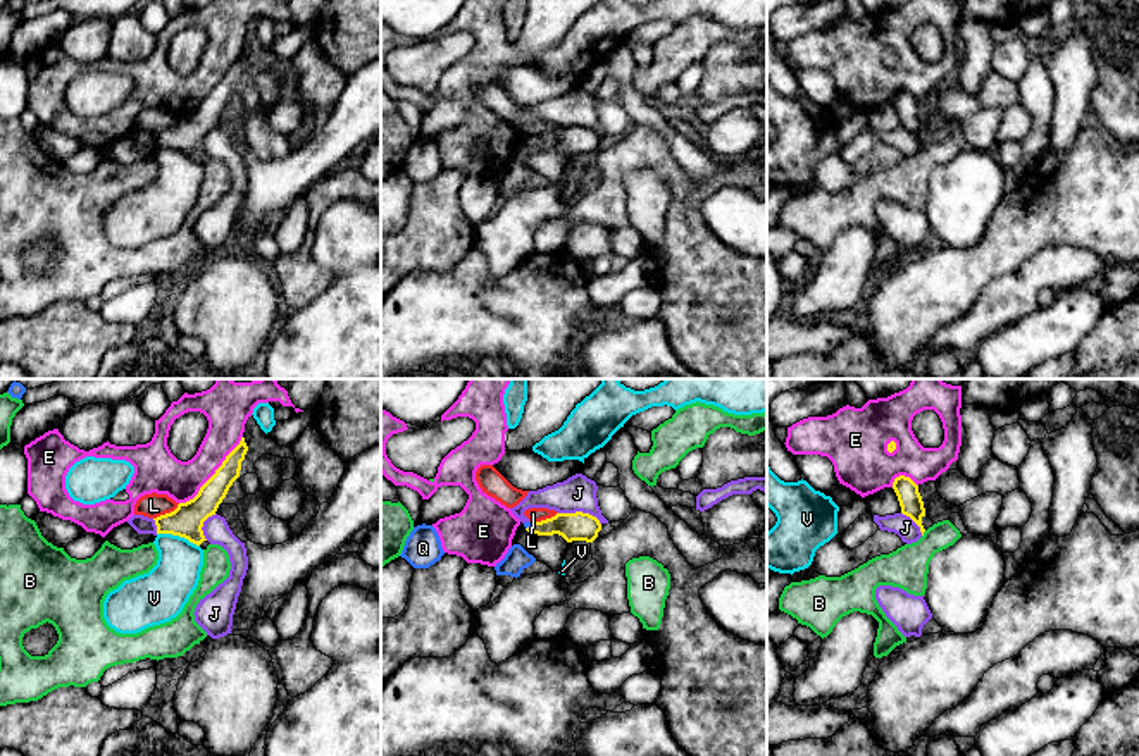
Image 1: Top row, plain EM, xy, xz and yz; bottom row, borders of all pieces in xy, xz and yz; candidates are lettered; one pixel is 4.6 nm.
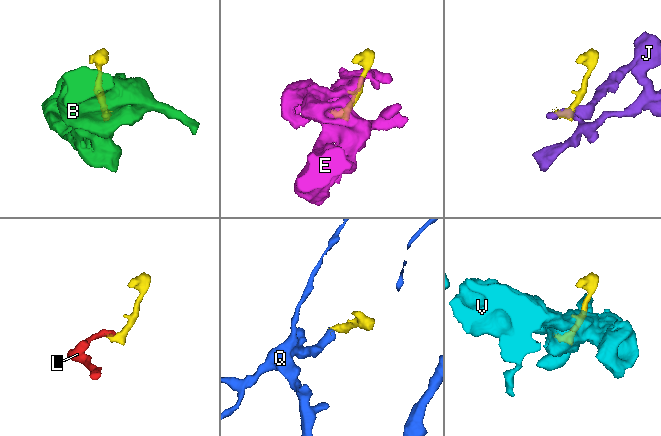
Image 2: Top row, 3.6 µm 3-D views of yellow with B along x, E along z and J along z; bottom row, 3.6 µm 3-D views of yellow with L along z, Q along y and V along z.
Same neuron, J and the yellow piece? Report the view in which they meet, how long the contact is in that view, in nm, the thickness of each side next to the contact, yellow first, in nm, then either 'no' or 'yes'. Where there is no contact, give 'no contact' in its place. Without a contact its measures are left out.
meets yellow in xz; contact 200 nm long; 130 nm thick on the yellow side, 170 nm on the other; no

